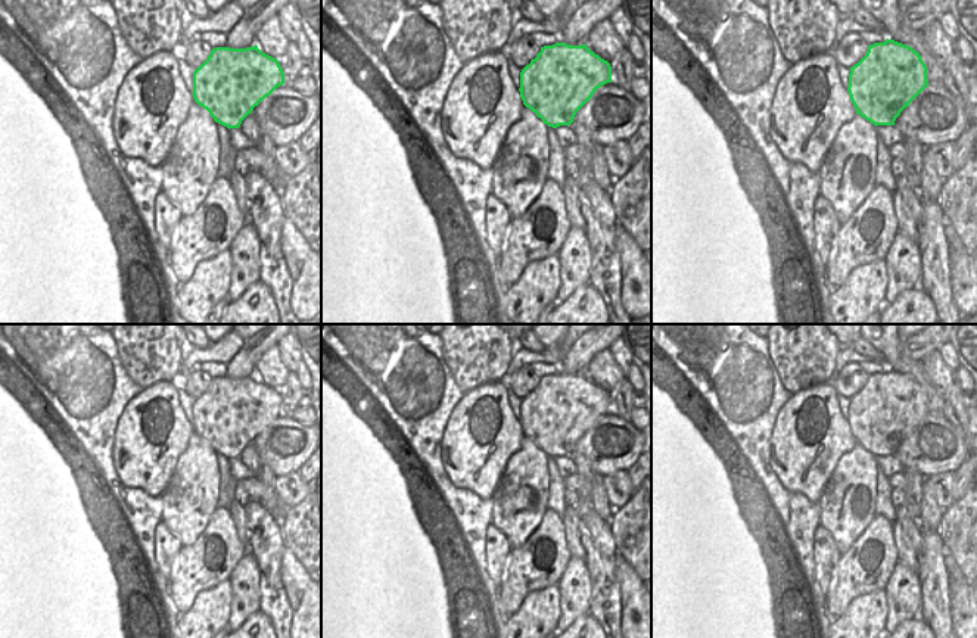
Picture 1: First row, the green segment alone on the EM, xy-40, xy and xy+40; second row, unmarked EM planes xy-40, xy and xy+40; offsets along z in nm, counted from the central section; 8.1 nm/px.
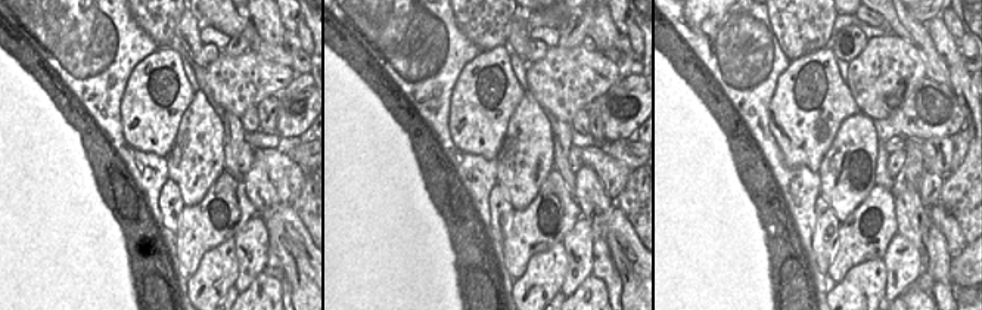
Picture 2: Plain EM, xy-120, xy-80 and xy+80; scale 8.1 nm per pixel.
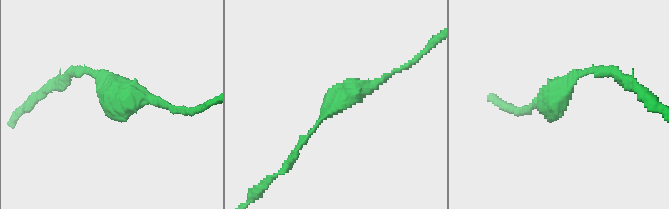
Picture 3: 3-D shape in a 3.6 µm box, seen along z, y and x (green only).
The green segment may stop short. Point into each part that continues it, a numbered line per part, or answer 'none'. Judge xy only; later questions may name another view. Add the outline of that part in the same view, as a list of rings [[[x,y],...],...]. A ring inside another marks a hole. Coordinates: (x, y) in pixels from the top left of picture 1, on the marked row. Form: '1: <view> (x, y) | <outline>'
none

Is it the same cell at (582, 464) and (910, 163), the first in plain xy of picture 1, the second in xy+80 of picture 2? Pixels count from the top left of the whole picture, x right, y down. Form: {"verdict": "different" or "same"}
{"verdict": "same"}

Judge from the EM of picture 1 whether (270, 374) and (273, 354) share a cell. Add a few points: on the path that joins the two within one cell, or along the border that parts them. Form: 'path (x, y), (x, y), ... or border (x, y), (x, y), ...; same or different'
path (271, 370), (271, 358); same

